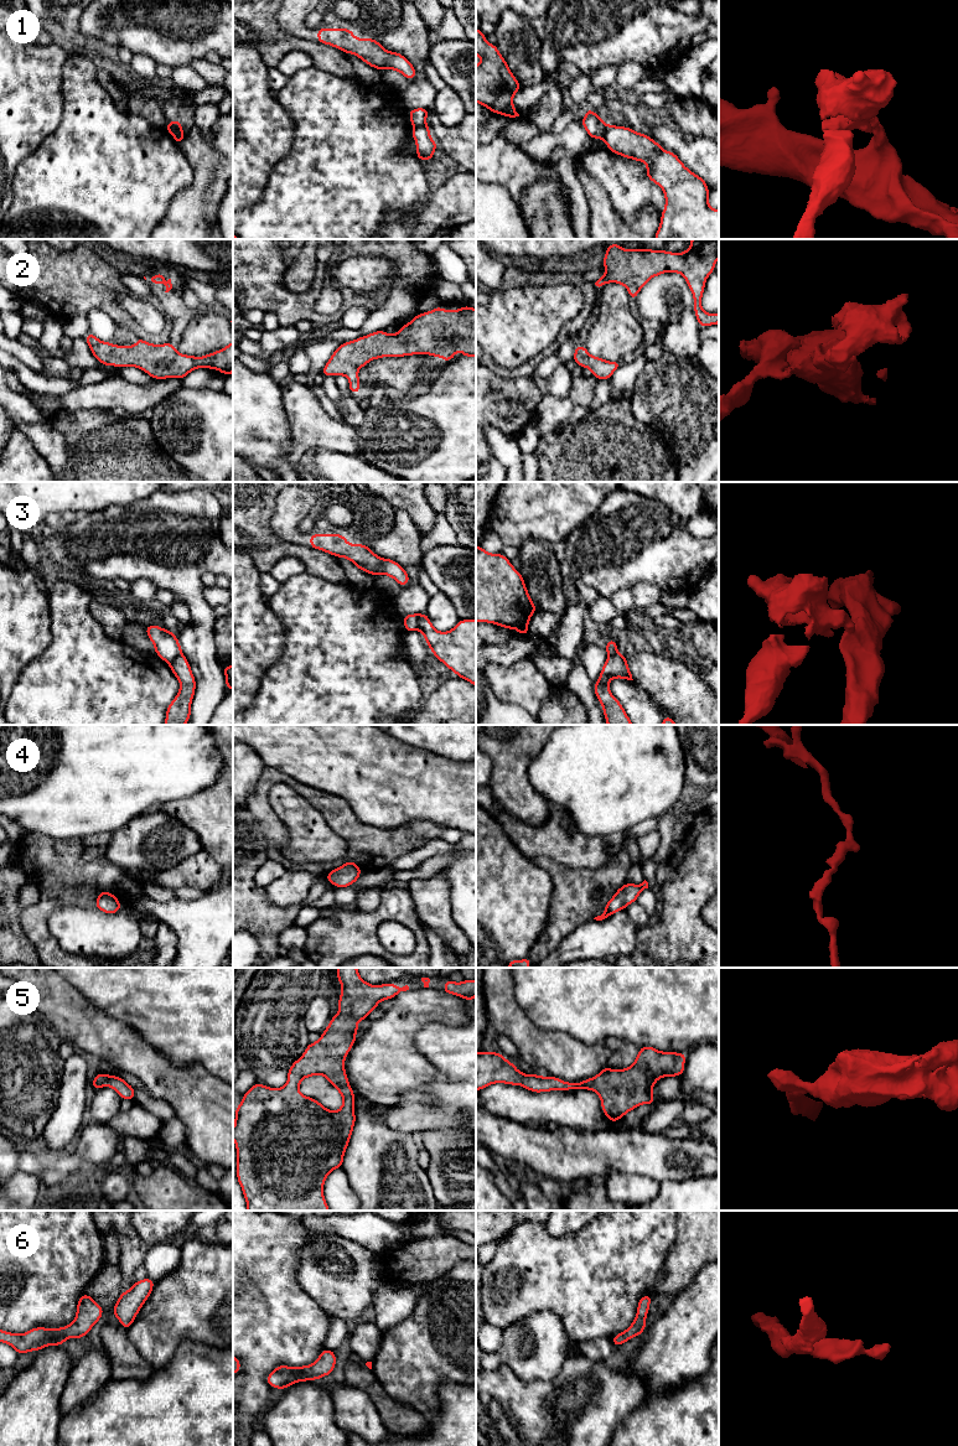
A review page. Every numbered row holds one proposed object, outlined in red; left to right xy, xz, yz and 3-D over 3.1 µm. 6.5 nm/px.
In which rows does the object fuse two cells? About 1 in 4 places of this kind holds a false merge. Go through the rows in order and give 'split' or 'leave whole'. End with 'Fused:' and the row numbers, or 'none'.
1: split
2: leave whole
3: split
4: leave whole
5: leave whole
6: leave whole
Fused: 1, 3

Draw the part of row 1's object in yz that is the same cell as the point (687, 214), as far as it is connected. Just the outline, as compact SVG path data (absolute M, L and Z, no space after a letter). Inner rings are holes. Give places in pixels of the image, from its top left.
M609 125L604 141L611 152L644 162L646 176L663 190L666 206L654 239L719 239L719 209L709 206L705 180L687 169L674 152L662 149L648 135L626 126Z

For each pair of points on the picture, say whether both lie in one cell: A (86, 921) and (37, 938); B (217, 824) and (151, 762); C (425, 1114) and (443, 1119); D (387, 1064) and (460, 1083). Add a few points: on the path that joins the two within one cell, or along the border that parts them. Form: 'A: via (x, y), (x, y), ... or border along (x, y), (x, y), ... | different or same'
A: border along (57, 905), (47, 928), (72, 953) | different
B: border along (215, 783), (190, 796), (169, 801), (161, 808) | different
C: via (429, 1118), (439, 1119) | same
D: border along (423, 1055), (439, 1077), (417, 1089) | different

